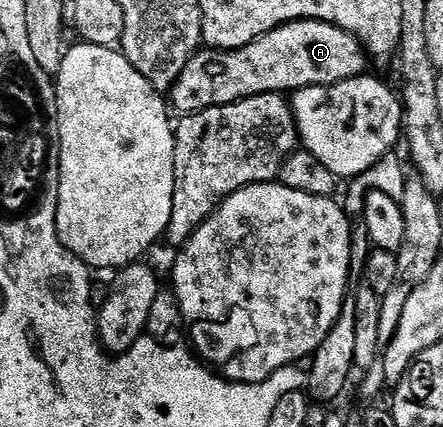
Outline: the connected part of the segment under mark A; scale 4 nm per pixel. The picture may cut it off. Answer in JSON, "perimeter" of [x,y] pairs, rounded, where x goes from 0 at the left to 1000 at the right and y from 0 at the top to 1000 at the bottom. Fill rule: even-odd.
{"perimeter":[[[646,49],[607,77],[578,87],[537,115],[456,112],[438,124],[436,136],[413,157],[404,185],[386,211],[386,246],[402,267],[424,269],[474,255],[488,246],[519,246],[587,218],[641,218],[713,199],[761,199],[795,180],[813,180],[826,169],[828,126],[815,94],[763,59],[736,49]]]}

